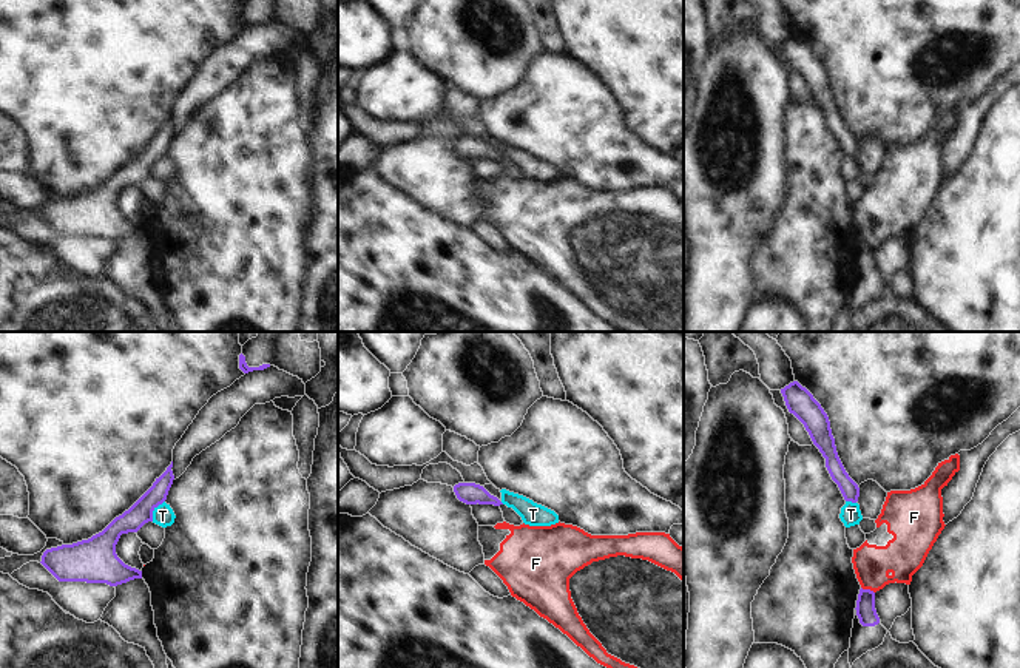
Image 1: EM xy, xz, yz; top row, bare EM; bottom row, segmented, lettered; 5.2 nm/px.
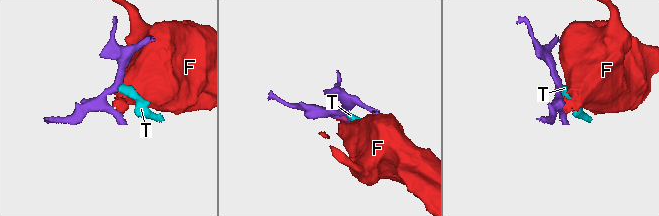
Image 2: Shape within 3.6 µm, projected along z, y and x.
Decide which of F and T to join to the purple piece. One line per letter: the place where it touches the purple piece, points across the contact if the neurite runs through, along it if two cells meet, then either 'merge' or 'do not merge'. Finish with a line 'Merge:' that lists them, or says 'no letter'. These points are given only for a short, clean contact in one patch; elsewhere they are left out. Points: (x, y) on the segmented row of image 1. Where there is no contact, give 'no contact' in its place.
F: yz (868, 590) | do not merge
T: xy (153, 509) | along xy (164, 500), (153, 511), (151, 520) | do not merge
Merge: no letter

